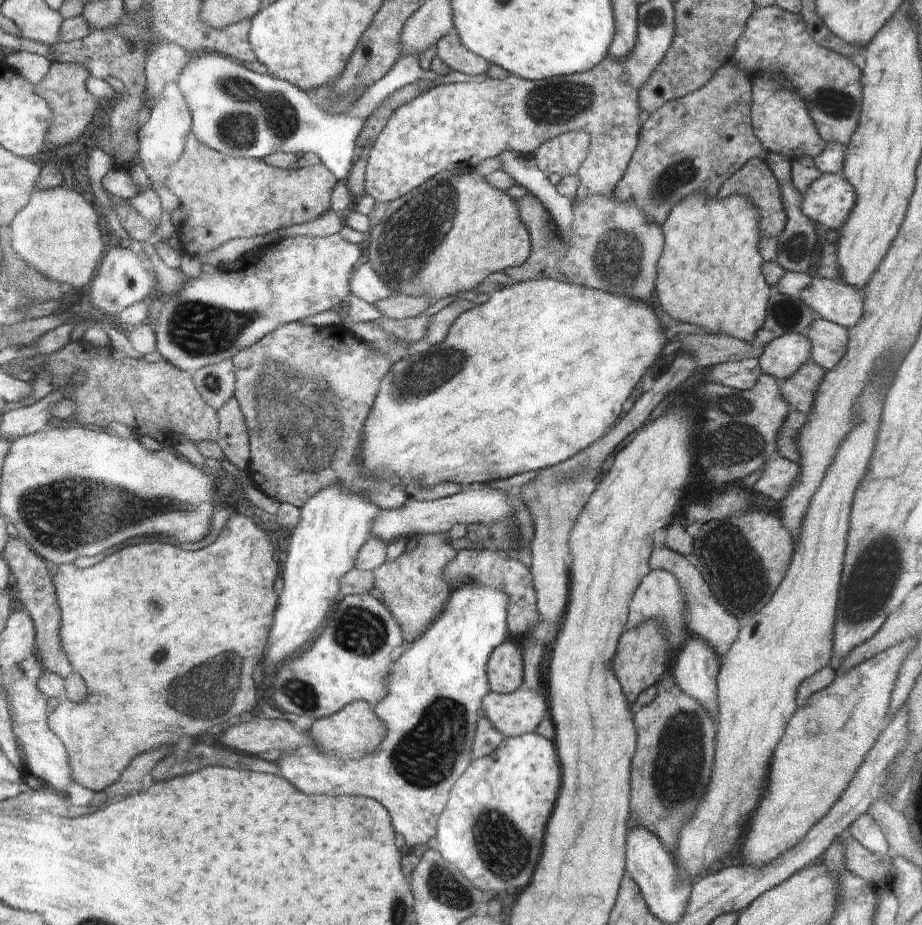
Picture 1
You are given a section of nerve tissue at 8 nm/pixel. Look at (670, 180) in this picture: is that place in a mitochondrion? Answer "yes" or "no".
yes

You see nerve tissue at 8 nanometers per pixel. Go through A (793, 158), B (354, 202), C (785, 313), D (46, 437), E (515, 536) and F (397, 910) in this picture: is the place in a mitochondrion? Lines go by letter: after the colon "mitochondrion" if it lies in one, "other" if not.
A: other
B: other
C: mitochondrion
D: other
E: mitochondrion
F: mitochondrion

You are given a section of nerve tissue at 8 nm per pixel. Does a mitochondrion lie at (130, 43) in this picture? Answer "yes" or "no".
yes

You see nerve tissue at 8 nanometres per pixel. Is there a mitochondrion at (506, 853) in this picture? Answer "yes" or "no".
yes

